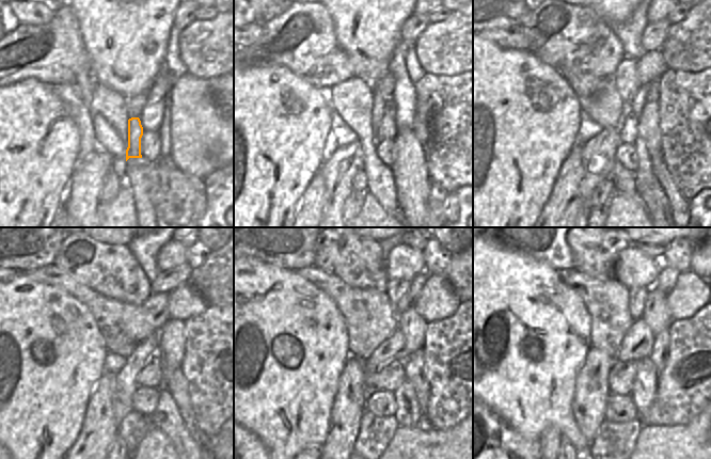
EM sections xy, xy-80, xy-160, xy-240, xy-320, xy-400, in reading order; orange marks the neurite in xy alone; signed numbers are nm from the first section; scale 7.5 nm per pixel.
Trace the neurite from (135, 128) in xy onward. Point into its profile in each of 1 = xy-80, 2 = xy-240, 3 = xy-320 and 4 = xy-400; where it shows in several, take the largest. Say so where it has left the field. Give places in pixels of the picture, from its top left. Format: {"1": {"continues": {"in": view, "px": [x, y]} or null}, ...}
{"1": {"continues": {"in": "xy-80", "px": [378, 109]}}, "2": {"continues": {"in": "xy-240", "px": [156, 306]}}, "3": {"continues": {"in": "xy-320", "px": [416, 283]}}, "4": {"continues": {"in": "xy-400", "px": [667, 275]}}}

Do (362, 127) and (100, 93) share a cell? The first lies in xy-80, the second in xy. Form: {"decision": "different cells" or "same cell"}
{"decision": "same cell"}

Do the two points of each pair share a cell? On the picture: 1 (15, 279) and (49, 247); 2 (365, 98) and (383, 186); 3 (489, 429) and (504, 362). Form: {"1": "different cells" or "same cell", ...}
{"1": "different cells", "2": "same cell", "3": "different cells"}

